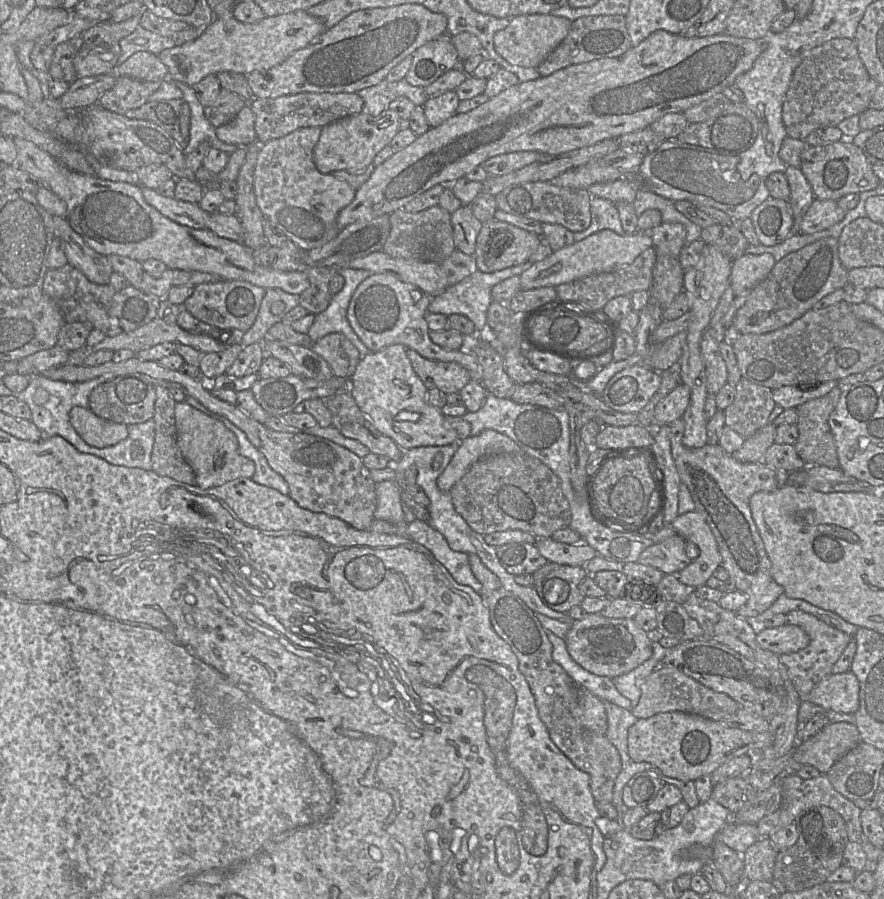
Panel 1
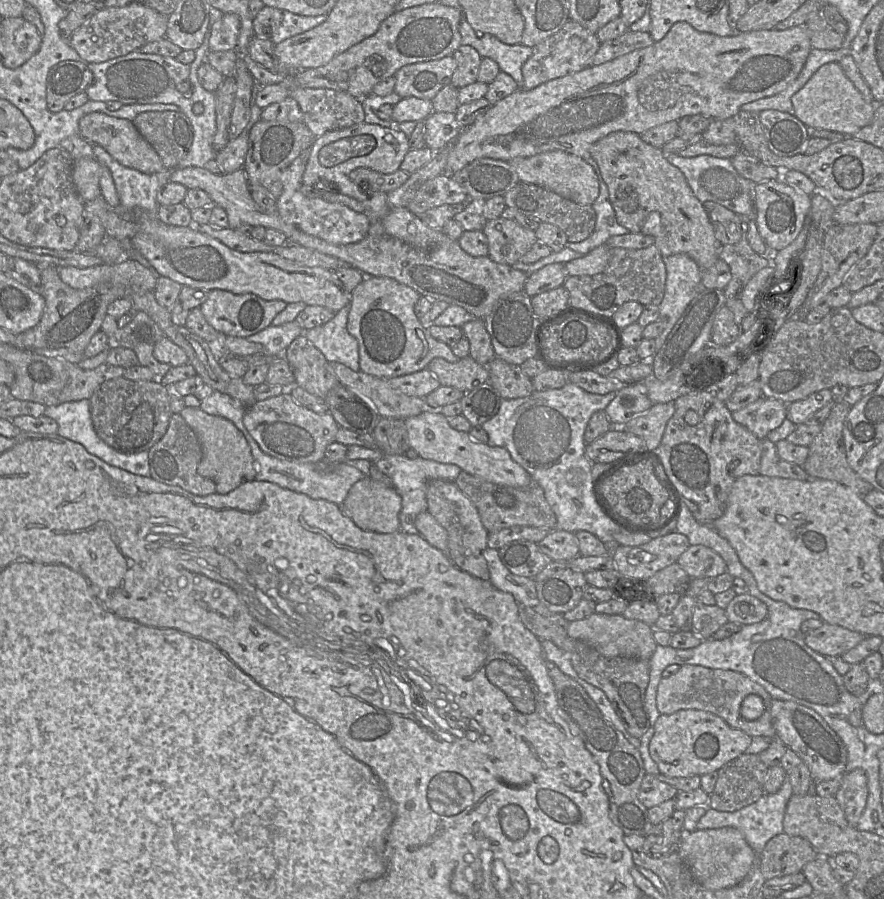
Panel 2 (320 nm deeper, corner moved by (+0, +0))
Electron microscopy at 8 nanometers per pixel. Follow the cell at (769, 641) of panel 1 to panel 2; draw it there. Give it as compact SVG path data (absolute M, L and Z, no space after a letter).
M823 623L821 627L807 633L804 640L815 652L827 658L836 658L857 646L864 638L859 632Z

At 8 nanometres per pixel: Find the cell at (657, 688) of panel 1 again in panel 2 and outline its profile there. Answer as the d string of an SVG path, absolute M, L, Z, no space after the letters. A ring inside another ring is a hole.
M692 664L681 665L674 674L662 677L656 695L657 709L661 714L672 714L682 709L704 710L721 717L732 728L742 730L752 737L763 736L770 740L776 739L770 714L772 700L761 684L742 673ZM749 694L760 696L766 705L764 714L757 720L747 720L741 716L741 703Z

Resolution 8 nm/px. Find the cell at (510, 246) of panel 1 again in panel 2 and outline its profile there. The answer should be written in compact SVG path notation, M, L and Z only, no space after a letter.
M503 217L487 220L482 232L488 240L488 257L509 266L519 261L538 241L535 231Z

